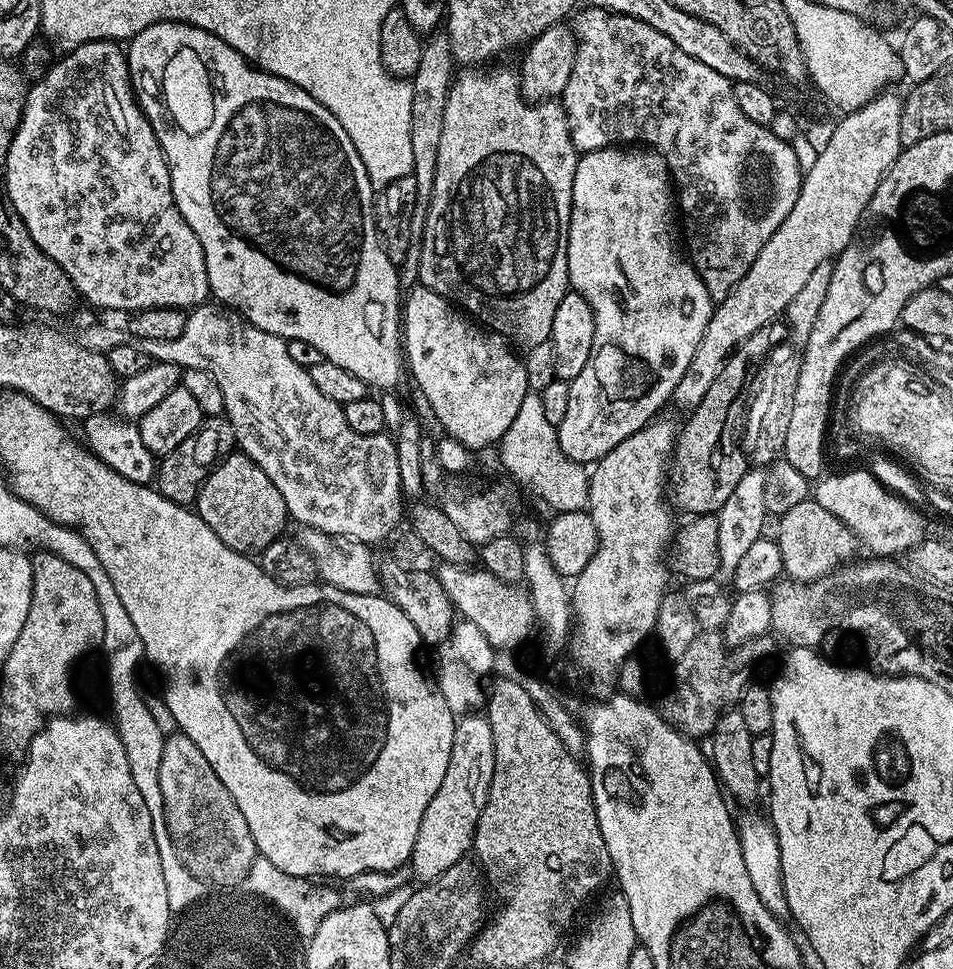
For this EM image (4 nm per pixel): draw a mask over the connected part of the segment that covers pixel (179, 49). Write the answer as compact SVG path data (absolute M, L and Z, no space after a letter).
M158 22L146 26L142 34L127 41L126 55L136 102L150 122L168 163L176 209L182 214L186 226L190 226L200 239L202 254L206 258L209 293L256 328L264 328L287 341L311 342L325 360L334 362L334 366L342 366L342 370L350 370L350 374L362 378L362 382L369 386L376 387L377 384L380 390L395 389L395 384L406 376L405 353L402 351L402 289L397 265L386 254L376 232L374 189L366 174L366 166L362 166L362 158L358 158L350 134L342 130L342 122L338 122L322 102L310 98L306 90L248 63L234 46L198 26L182 22Z

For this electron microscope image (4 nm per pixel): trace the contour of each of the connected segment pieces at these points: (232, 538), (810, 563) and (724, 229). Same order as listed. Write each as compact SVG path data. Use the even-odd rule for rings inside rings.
M239 450L229 452L205 478L196 495L194 511L199 523L210 526L226 546L245 554L260 554L281 539L280 531L290 520L278 486L274 486L264 471Z
M815 498L798 502L798 506L780 516L780 529L775 542L782 554L783 575L792 582L807 582L828 576L840 565L855 561L858 556L856 535L841 520L834 518L830 510L818 506Z
M591 6L582 8L570 20L572 35L576 38L576 57L574 58L574 68L570 70L570 80L566 82L566 90L562 97L564 116L568 120L570 138L574 142L576 151L583 154L599 148L611 148L621 142L635 142L637 145L647 146L649 149L659 152L660 157L668 164L674 192L678 197L678 212L682 220L684 216L684 236L688 239L687 259L691 260L692 265L696 267L696 273L702 278L713 301L725 300L732 287L744 277L746 270L750 270L750 266L754 262L754 258L758 258L762 246L766 246L766 242L770 242L774 230L778 230L778 226L782 226L782 222L786 222L786 214L790 214L790 210L794 210L794 202L798 202L802 179L800 156L792 149L794 147L791 143L776 138L771 133L769 125L750 122L750 118L746 118L746 114L742 114L742 109L734 98L731 80L710 69L705 63L690 58L689 54L680 50L678 46L674 46L674 42L670 42L670 38L666 38L666 34L654 30L654 26L646 26L646 22L638 22L638 18L630 18L617 12L607 12L605 8Z

